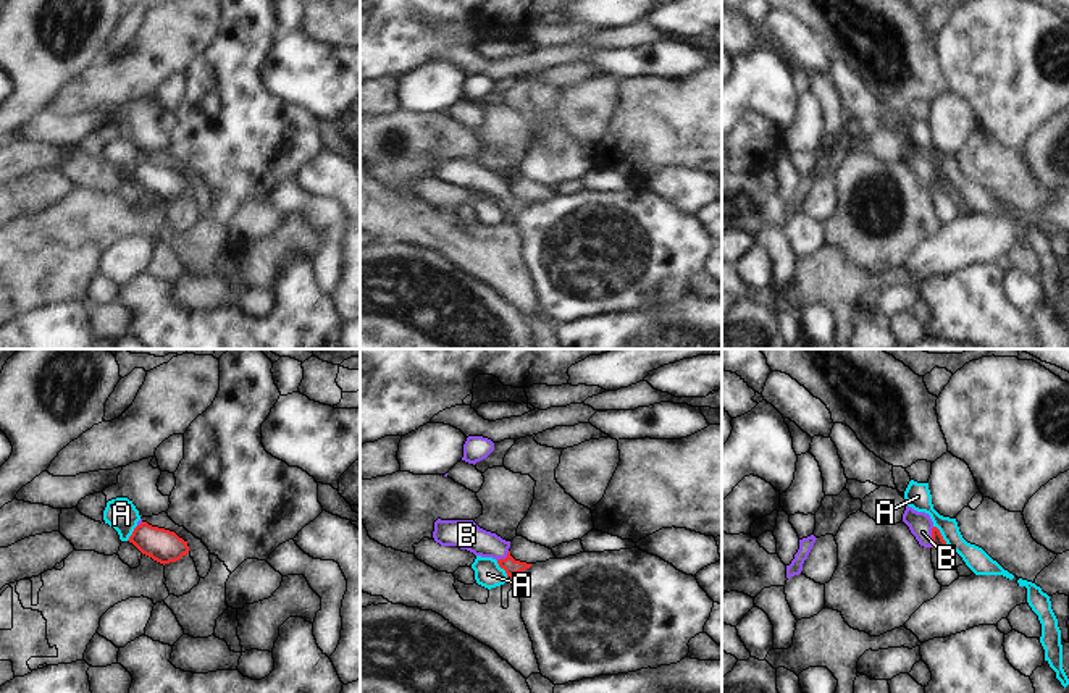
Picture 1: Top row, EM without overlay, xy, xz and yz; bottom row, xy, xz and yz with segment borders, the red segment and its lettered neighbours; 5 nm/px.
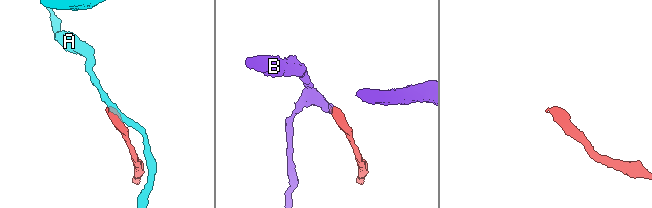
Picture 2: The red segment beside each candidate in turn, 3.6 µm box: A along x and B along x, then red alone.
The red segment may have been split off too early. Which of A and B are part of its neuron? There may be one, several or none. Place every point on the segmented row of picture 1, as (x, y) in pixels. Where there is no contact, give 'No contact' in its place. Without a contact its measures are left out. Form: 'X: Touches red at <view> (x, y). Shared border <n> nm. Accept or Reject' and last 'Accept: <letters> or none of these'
A: Touches red at yz (942, 537). Shared border 150 nm. Reject
B: Touches red at yz (932, 537). Shared border 110 nm. Accept
Accept: B.

